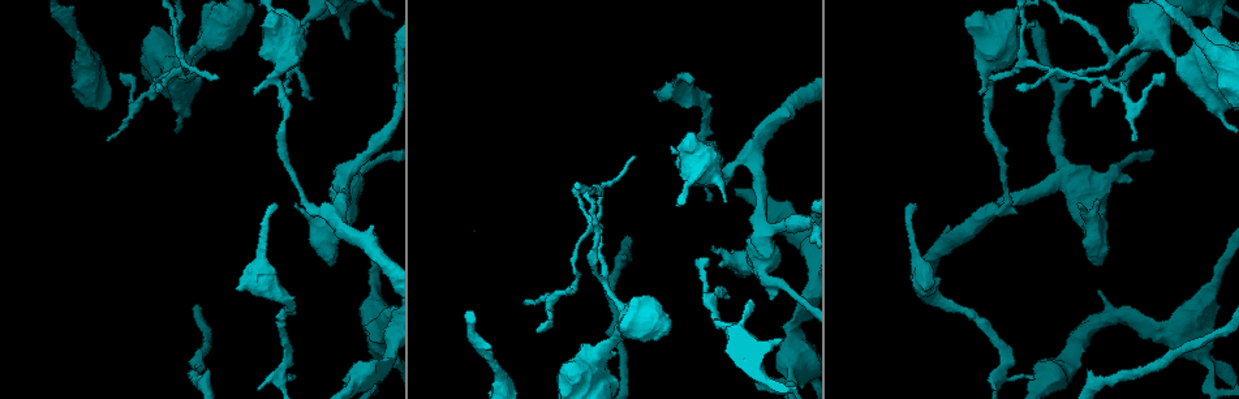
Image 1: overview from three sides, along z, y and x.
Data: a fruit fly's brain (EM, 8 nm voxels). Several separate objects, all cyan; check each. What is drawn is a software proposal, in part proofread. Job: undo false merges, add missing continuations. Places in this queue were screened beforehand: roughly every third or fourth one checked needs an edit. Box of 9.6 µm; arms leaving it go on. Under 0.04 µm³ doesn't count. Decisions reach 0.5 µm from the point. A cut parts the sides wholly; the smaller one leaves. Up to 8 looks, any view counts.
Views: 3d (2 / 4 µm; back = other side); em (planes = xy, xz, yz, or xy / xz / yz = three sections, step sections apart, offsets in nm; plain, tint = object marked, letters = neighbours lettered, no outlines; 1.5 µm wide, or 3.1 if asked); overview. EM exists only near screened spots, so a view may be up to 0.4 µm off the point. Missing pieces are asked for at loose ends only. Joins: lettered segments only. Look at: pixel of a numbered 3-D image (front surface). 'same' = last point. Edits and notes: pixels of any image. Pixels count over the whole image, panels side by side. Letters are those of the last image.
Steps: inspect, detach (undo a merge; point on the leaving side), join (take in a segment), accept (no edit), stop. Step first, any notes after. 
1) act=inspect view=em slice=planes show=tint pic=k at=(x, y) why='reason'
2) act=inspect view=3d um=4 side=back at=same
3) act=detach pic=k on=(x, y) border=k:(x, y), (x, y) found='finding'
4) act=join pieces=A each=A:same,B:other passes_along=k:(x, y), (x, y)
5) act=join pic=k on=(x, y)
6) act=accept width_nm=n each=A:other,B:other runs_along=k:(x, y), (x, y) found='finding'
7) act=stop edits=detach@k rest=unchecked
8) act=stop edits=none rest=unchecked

act=inspect view=em slice=planes show=letters pic=1 at=(713, 245) why='thick end'

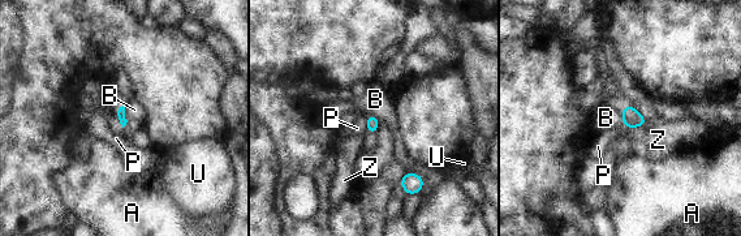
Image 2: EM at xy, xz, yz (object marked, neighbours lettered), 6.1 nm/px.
act=accept each=A:other,B:other,P:other,U:other,Z:other border=2:(406, 172), (422, 177), (417, 193) found='none of them fits'

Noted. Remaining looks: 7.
act=inspect view=3d um=4 side=back pic=1 at=(752, 301) why='branch stops here'

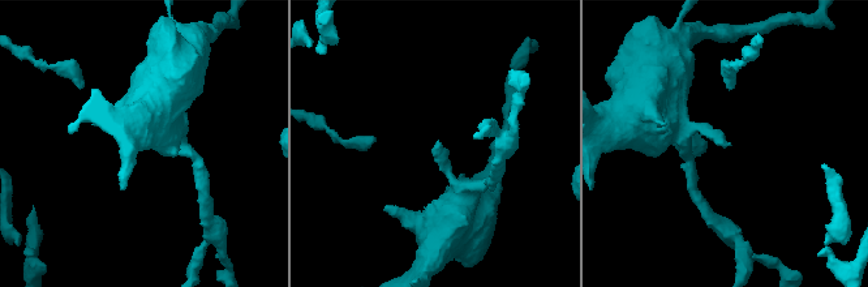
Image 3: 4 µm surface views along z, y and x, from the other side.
act=inspect view=em slice=xy step=8 show=tint pic=3 at=(437, 141)

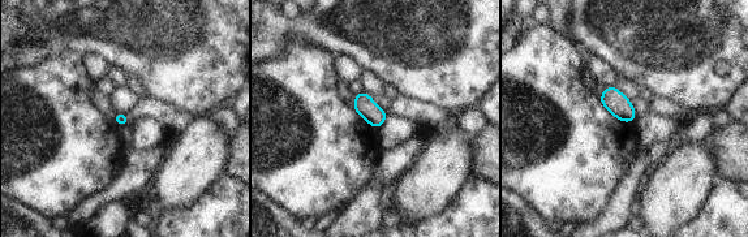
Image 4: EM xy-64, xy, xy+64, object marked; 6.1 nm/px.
act=inspect view=em slice=xy step=8 show=letters at=same

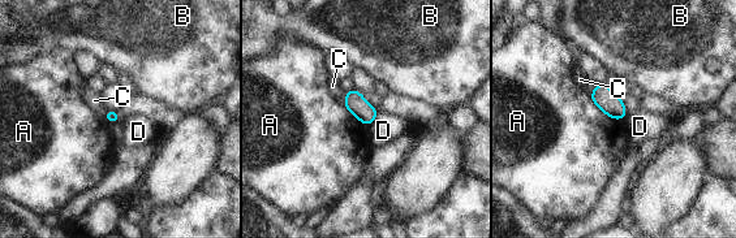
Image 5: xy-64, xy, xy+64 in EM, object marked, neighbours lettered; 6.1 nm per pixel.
act=accept each=A:other,B:other,C:other,D:other found='no lettered segment goes on from it'

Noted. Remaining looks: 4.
act=inspect view=3d um=2 pic=1 at=(107, 139) why='branch stops here'

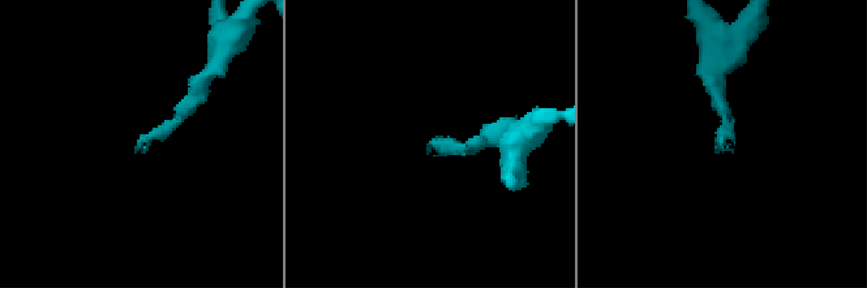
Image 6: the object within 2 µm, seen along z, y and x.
act=inspect view=em slice=planes show=tint pic=6 at=(719, 148) why='need the tissue'

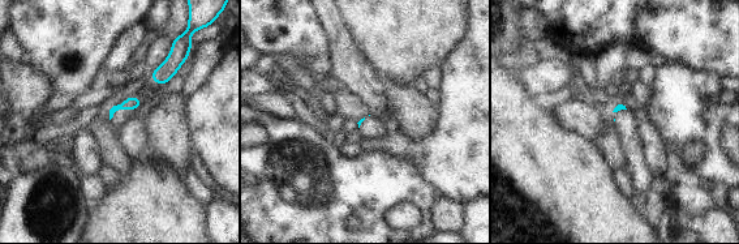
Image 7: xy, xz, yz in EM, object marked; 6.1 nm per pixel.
act=inspect view=em slice=planes show=letters at=same

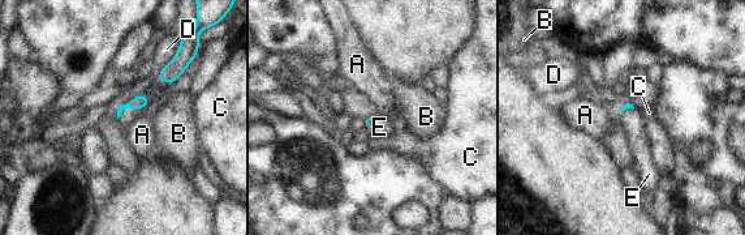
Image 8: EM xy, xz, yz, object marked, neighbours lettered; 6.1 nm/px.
act=join pieces=E each=A:other,B:other,C:other,D:other,E:same passes_along=8:(141, 101), (129, 107), (128, 116) found='it goes on there'

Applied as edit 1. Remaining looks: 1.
act=stop edits=join@8 rest=unchecked

